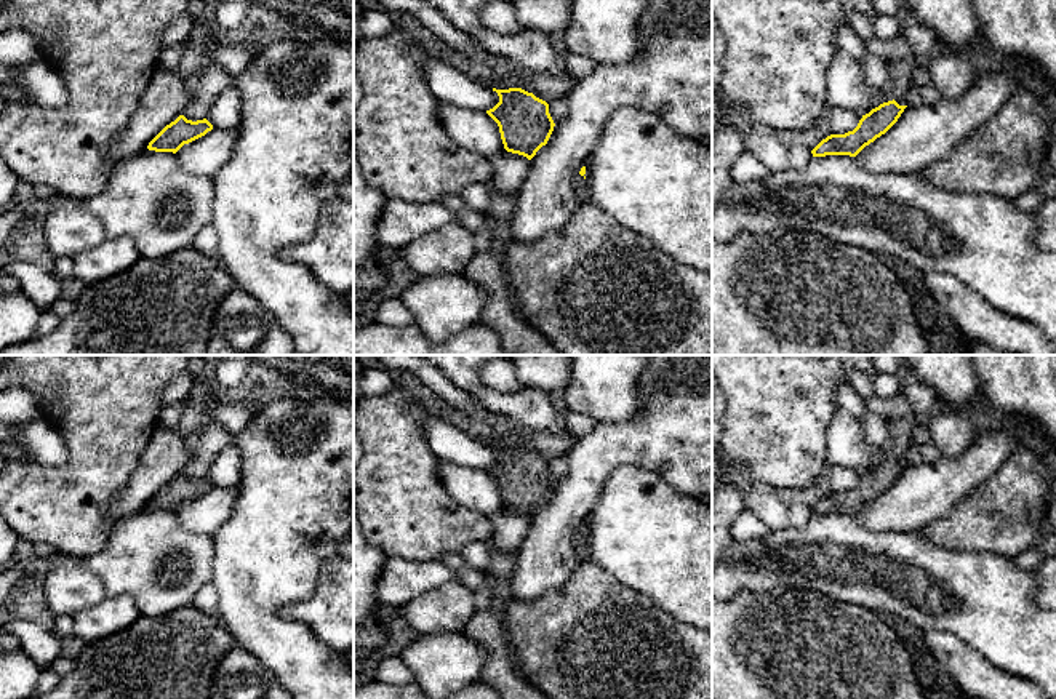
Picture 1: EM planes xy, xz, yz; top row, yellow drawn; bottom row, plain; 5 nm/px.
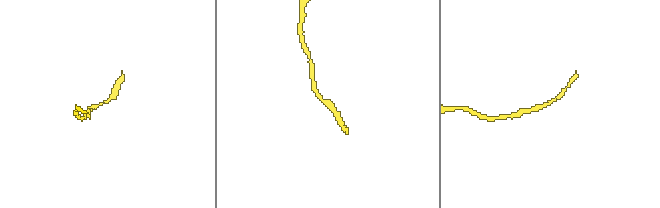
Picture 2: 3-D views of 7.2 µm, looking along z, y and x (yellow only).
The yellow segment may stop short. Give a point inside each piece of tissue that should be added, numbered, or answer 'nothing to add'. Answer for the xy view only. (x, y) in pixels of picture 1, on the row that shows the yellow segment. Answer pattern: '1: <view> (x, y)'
nothing to add

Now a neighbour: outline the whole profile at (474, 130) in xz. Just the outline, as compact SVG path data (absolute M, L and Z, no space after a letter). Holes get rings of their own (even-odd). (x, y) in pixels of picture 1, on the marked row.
M440 101L438 117L454 144L485 157L506 150L499 126L486 112Z

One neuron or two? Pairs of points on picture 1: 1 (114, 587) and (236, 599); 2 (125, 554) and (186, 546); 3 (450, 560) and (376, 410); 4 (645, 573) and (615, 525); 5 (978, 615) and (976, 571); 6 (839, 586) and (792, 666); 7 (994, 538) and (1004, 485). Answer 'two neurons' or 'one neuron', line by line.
1: two neurons
2: one neuron
3: two neurons
4: one neuron
5: one neuron
6: two neurons
7: one neuron

